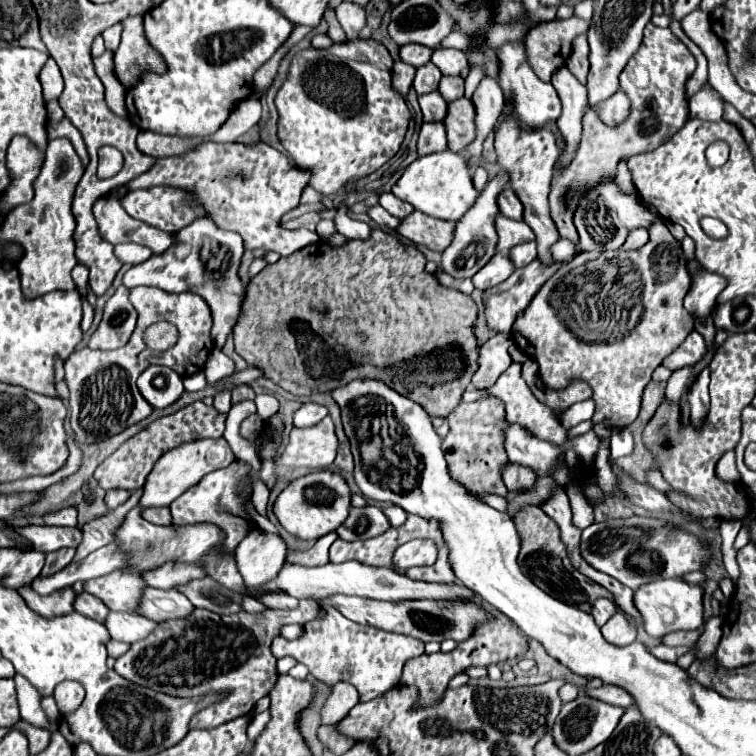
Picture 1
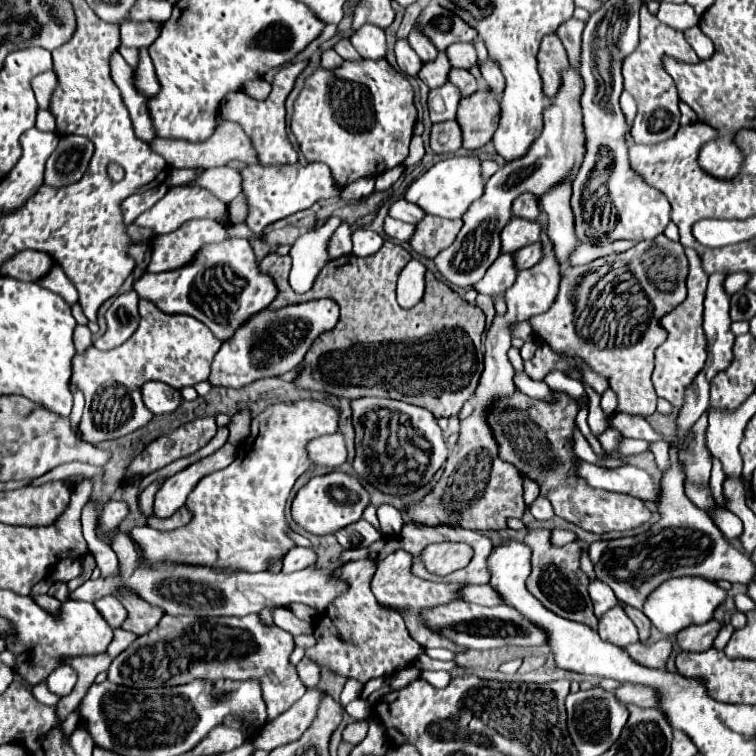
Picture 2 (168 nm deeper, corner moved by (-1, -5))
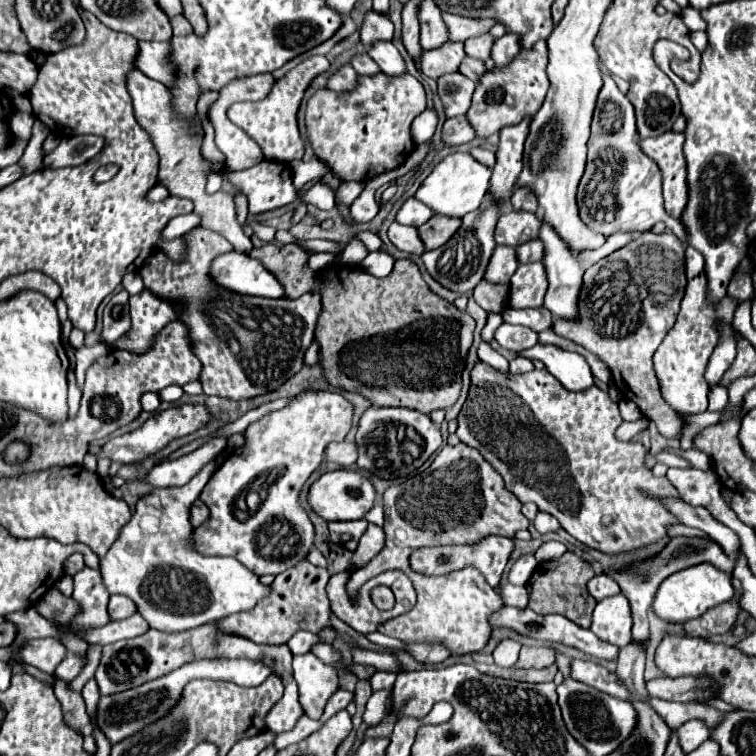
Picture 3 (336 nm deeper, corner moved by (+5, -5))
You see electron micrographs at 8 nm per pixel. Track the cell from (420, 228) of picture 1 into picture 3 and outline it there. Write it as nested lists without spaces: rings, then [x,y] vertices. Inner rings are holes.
[[[433,216],[431,220],[427,220],[427,224],[419,226],[419,238],[425,244],[425,250],[435,250],[439,246],[443,246],[453,234],[455,230],[461,226],[459,218],[449,218],[449,216]]]

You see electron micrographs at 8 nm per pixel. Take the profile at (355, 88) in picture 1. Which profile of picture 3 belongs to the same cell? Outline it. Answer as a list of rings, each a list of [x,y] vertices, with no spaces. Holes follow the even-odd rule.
[[[379,72],[379,76],[357,76],[357,86],[353,90],[335,92],[329,88],[319,88],[309,98],[305,108],[305,126],[311,148],[315,156],[325,162],[341,180],[357,180],[367,182],[383,172],[389,172],[405,162],[409,152],[413,150],[413,140],[409,134],[409,126],[417,114],[425,110],[425,90],[419,80],[411,74],[389,76]]]

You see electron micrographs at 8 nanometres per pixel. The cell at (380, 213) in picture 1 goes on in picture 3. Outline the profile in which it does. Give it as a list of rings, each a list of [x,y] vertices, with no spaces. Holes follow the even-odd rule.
[[[393,222],[389,226],[387,236],[399,250],[405,250],[405,252],[411,252],[411,254],[423,254],[423,242],[419,240],[417,228]]]

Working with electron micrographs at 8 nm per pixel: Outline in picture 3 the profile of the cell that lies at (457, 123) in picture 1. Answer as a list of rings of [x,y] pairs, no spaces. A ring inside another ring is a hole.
[[[539,40],[531,50],[515,56],[515,60],[509,66],[493,68],[491,72],[481,76],[473,92],[471,108],[467,112],[467,120],[475,128],[477,138],[497,134],[503,126],[517,124],[523,116],[533,116],[541,108],[549,88],[545,66],[547,66],[547,44],[545,40]]]

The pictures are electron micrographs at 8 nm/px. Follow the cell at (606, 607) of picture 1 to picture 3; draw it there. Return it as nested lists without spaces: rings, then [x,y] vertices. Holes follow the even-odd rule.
[[[605,574],[593,576],[593,578],[589,580],[589,584],[587,584],[587,590],[589,590],[589,594],[591,594],[597,602],[603,600],[603,598],[609,598],[609,596],[619,594],[619,586],[617,586],[617,582],[615,582],[613,578],[605,576]]]

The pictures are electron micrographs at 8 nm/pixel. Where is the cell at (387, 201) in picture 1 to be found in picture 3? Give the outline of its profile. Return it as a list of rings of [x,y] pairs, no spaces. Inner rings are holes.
[[[407,198],[403,202],[403,206],[399,208],[395,220],[399,224],[409,224],[409,226],[421,226],[425,224],[429,218],[433,216],[433,210],[427,208],[423,202],[415,200],[415,198]]]

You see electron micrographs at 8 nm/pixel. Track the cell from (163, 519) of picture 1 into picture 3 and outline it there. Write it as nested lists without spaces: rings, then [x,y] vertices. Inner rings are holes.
[[[195,500],[195,504],[191,506],[191,526],[201,526],[209,516],[207,506],[201,500]]]

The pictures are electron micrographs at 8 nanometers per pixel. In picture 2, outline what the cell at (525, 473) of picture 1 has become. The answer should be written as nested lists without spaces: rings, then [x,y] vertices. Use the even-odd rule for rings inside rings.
[[[539,496],[539,498],[533,502],[533,506],[531,506],[531,514],[533,514],[537,520],[549,520],[549,518],[555,516],[553,506],[551,506],[549,500],[545,500],[543,496]]]

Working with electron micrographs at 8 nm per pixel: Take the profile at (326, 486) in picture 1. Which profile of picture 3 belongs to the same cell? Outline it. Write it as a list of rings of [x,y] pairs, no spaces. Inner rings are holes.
[[[337,470],[327,472],[319,480],[315,480],[307,492],[307,502],[311,510],[321,516],[327,522],[339,522],[339,520],[359,520],[363,518],[375,504],[375,490],[373,484],[353,470]]]

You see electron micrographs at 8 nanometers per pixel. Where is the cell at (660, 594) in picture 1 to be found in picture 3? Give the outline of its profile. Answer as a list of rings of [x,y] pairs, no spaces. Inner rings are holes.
[[[697,564],[693,568],[685,568],[681,572],[671,574],[669,578],[665,578],[655,594],[655,600],[651,604],[653,612],[671,624],[685,624],[691,618],[701,616],[703,612],[715,608],[715,604],[727,602],[733,598],[733,586],[731,586],[731,576],[717,570],[713,564]]]

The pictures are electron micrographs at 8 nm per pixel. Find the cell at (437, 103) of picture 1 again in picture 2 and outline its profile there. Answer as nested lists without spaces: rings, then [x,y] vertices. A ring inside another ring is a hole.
[[[445,82],[441,88],[435,88],[429,92],[429,110],[431,110],[431,120],[433,122],[443,122],[443,120],[453,120],[457,116],[457,106],[461,100],[461,90]]]

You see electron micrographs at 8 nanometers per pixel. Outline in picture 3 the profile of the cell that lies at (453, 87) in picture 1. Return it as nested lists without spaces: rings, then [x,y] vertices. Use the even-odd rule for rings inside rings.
[[[465,58],[459,66],[459,72],[463,72],[463,76],[467,76],[469,80],[477,82],[483,74],[485,74],[485,66],[481,60],[475,60],[475,58]]]

